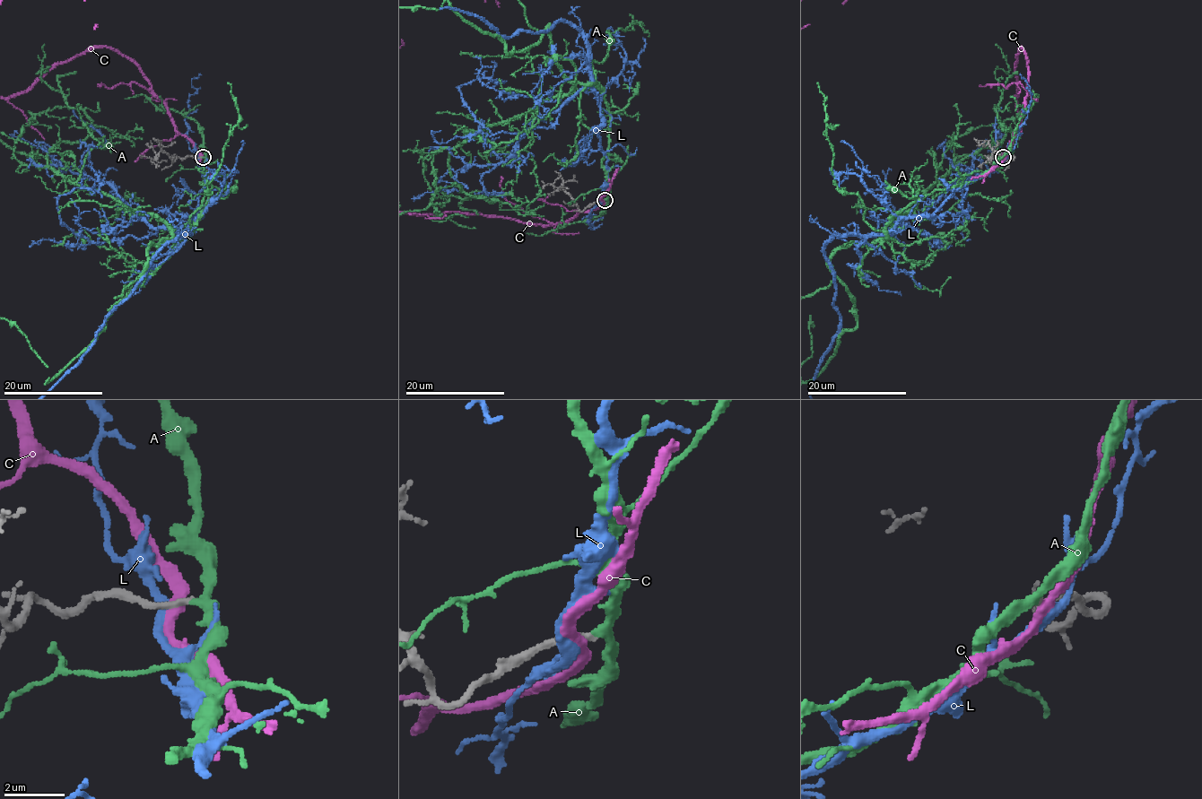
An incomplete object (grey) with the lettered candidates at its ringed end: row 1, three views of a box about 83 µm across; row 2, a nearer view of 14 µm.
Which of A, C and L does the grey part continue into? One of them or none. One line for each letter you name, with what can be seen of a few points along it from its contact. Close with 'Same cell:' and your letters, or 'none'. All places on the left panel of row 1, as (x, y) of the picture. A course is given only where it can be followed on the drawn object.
A: it runs (203, 157), (194, 230), (151, 243), (109, 313), (129, 334), (199, 353), (265, 277), (275, 298)
Same cell: A

